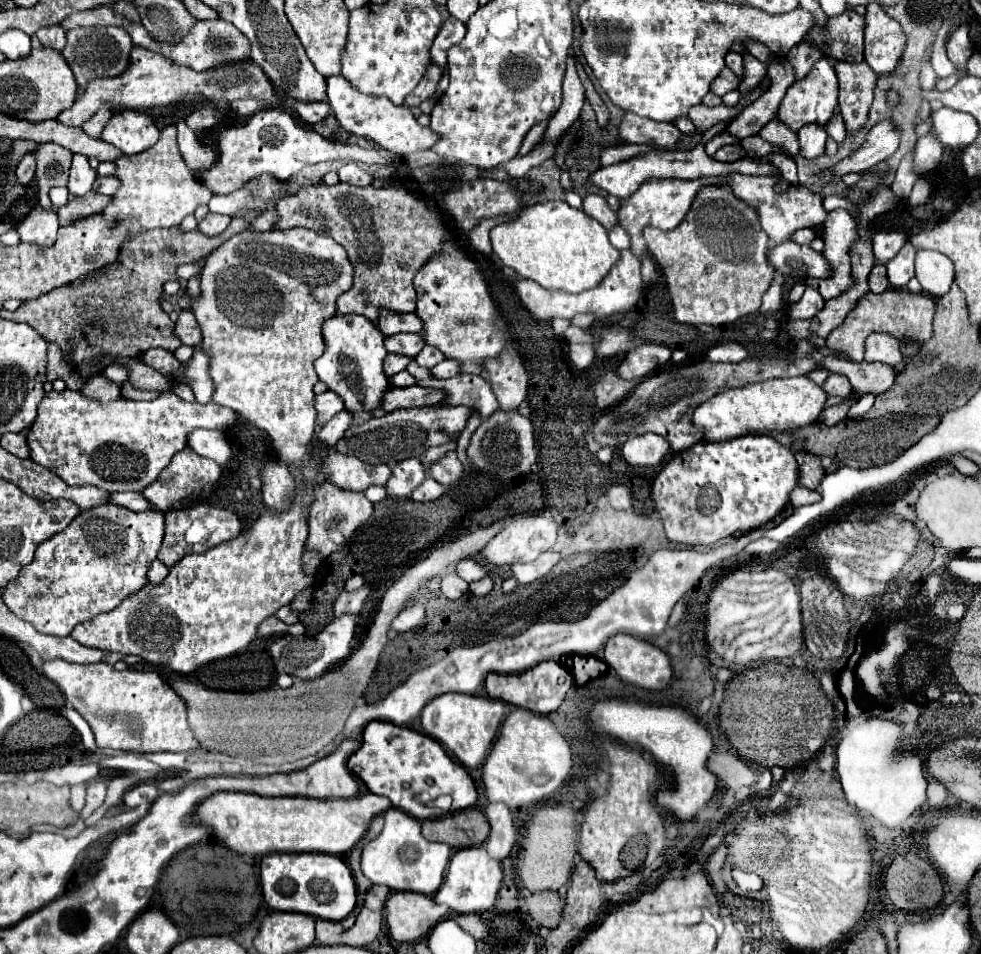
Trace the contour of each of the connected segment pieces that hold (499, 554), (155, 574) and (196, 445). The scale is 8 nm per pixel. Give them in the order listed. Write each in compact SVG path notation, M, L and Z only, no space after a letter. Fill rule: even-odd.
M526 514L526 516L516 516L512 524L508 524L504 530L500 530L482 550L482 556L496 564L496 566L506 566L514 562L532 562L536 560L542 552L550 550L556 542L558 536L558 524L546 516L546 514Z
M154 560L150 564L150 570L148 570L148 582L158 584L158 582L162 582L166 578L166 574L168 574L168 568L160 560Z
M194 430L188 436L188 446L194 452L198 452L200 456L206 456L206 458L218 462L220 466L224 466L232 456L232 448L230 448L228 440L218 430Z

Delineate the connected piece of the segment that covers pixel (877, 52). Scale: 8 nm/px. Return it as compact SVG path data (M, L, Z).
M870 2L866 8L866 26L864 26L864 60L878 74L888 74L896 68L906 36L900 24L890 18L884 8L876 2Z

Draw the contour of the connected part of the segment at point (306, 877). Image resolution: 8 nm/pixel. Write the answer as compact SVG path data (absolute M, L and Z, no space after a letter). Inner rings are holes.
M268 854L260 862L262 896L272 910L344 920L356 904L356 886L346 862L332 854Z

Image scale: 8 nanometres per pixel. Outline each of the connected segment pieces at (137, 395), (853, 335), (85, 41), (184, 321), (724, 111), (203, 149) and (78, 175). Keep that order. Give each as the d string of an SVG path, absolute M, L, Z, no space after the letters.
M126 380L122 384L122 396L128 400L154 400L156 396L160 396L160 392L144 392L144 390L132 388L132 382Z
M888 288L880 294L870 292L868 296L864 296L860 300L860 304L856 304L856 308L852 308L852 312L848 312L846 320L836 330L830 332L830 336L826 340L826 348L820 348L820 352L832 354L832 352L840 350L840 352L846 352L854 362L862 362L864 340L872 332L888 332L892 336L898 336L898 340L924 342L932 336L934 308L936 308L934 298L930 298L926 294L914 294L914 292L896 290L896 288Z
M100 26L100 28L78 28L66 32L66 46L62 56L66 58L68 66L72 68L76 82L80 88L86 88L86 82L92 78L106 78L118 76L128 66L128 54L132 48L132 38L128 36L126 28L120 26Z
M184 308L178 316L178 322L176 322L176 336L180 338L182 344L186 346L198 346L202 342L202 332L196 324L196 318L194 318L194 312L192 308Z
M764 76L762 82L760 82L748 96L742 96L736 106L720 104L720 106L708 108L708 106L704 106L704 104L698 104L698 106L694 106L694 108L688 112L688 118L694 122L694 126L696 126L700 132L706 132L706 130L710 130L710 128L716 126L716 124L730 122L730 120L734 120L746 106L750 106L754 100L758 100L758 98L762 96L762 88L768 86L768 82L770 82L770 78Z
M178 122L178 148L188 170L196 176L212 168L212 164L216 164L218 160L218 152L200 144L196 134L186 126L186 122Z
M74 154L72 158L72 168L70 168L70 180L68 180L68 190L72 194L86 194L92 190L92 184L96 180L96 170L90 168L88 158Z

